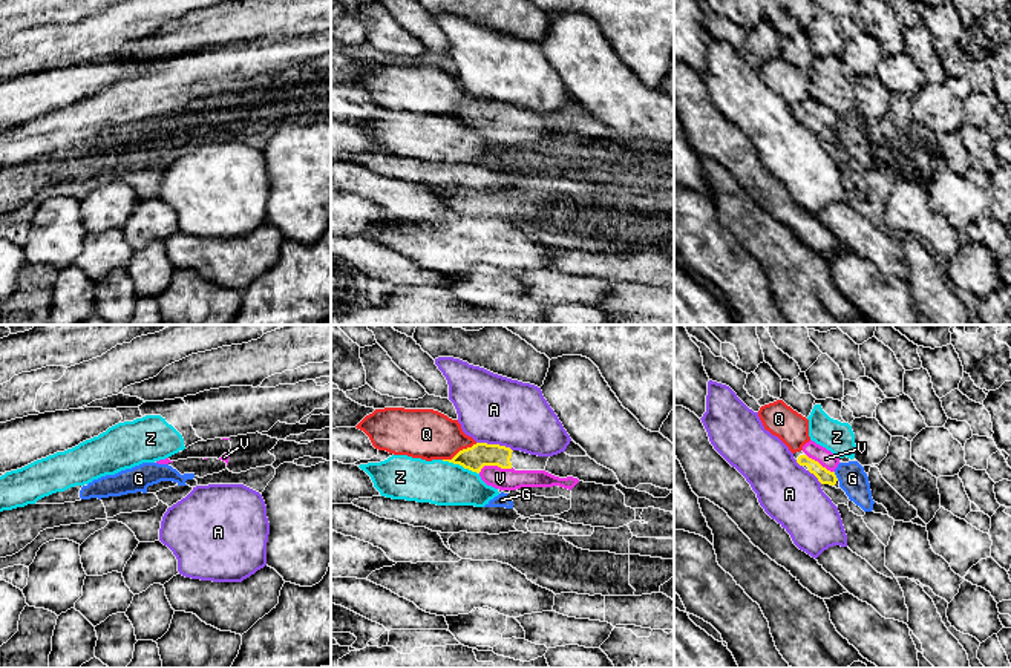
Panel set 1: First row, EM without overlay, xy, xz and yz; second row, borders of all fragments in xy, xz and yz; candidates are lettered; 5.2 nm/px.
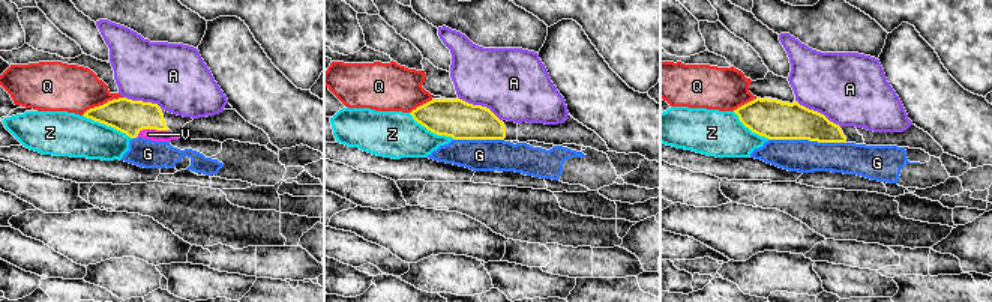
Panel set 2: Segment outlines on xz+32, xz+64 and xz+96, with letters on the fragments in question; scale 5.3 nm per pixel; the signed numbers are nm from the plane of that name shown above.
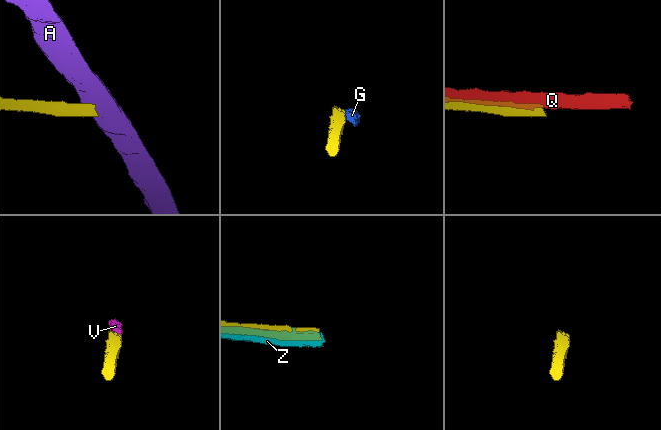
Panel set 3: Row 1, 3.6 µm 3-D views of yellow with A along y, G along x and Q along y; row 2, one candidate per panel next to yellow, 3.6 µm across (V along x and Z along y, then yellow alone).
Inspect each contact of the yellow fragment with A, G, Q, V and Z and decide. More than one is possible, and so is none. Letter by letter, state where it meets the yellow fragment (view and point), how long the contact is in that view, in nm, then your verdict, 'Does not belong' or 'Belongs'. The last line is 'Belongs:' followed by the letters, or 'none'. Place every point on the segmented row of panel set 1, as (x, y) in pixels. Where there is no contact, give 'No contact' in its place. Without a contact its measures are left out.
A: Touches yellow at xz (495, 445). Shared border 200 nm. Does not belong
G: Touches yellow at yz (835, 477). Shared border 50 nm. Does not belong
Q: Touches yellow at xz (460, 451). Shared border 200 nm. Does not belong
V: Touches yellow at xz (495, 464). Shared border 190 nm. Belongs
Z: Touches yellow at xz (460, 464). Shared border 220 nm. Does not belong
Belongs: V

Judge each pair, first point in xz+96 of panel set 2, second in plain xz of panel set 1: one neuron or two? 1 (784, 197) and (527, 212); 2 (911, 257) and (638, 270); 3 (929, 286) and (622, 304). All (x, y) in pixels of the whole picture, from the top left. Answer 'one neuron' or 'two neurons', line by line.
1: one neuron
2: one neuron
3: one neuron

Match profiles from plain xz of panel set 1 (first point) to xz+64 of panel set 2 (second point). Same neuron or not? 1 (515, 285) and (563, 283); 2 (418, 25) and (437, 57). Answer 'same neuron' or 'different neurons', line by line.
1: different neurons
2: same neuron

